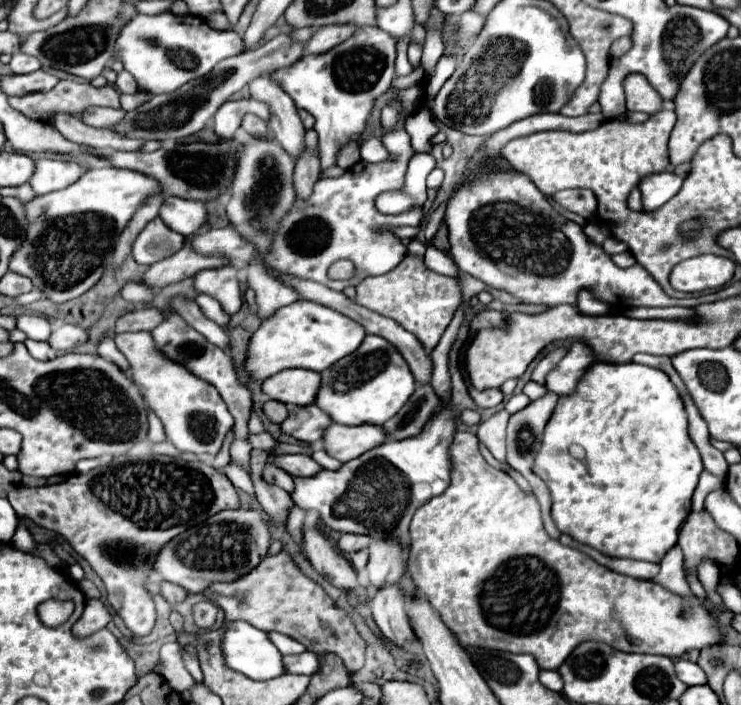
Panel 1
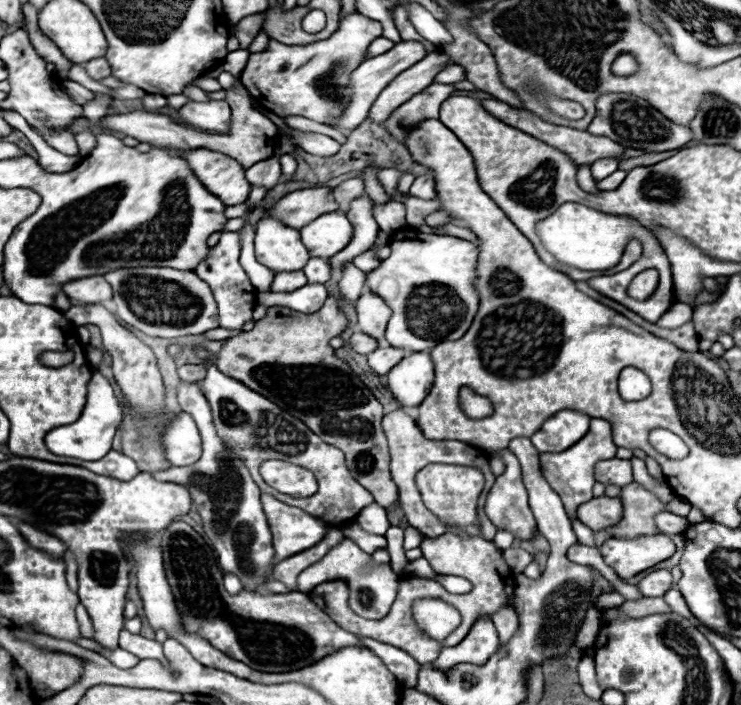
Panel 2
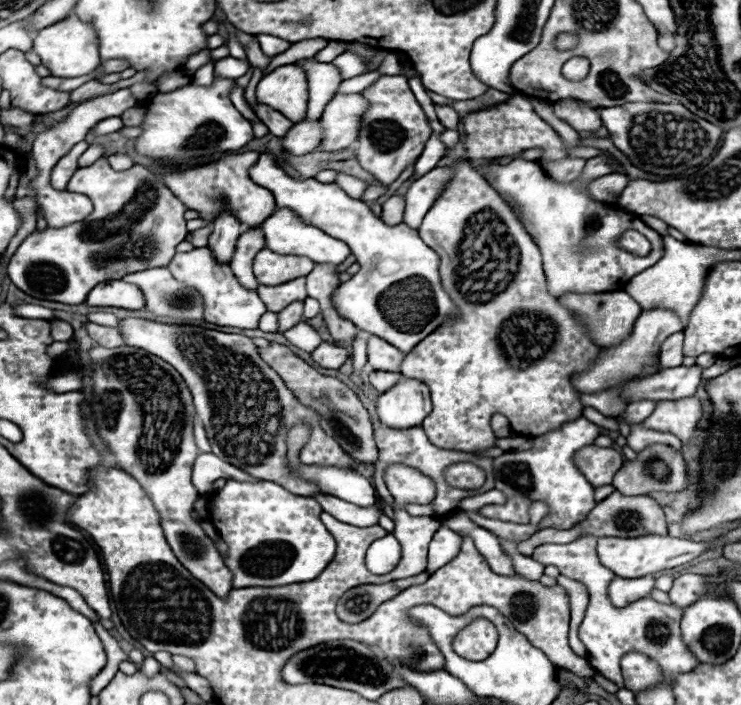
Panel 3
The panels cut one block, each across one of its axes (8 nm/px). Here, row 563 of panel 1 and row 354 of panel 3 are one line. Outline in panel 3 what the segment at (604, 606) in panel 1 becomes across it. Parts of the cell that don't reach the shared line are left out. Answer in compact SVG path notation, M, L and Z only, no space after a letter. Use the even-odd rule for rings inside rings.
M466 160L456 162L452 180L432 210L428 210L418 232L426 246L440 256L442 288L458 308L456 318L444 322L438 330L418 342L402 362L402 374L406 378L420 380L430 388L434 410L422 422L430 442L440 448L478 452L494 446L496 436L490 428L492 414L504 414L510 420L512 430L522 436L540 436L568 420L582 416L584 406L580 404L580 392L570 384L570 376L584 372L596 360L600 346L594 346L584 334L584 328L576 322L574 314L560 306L558 298L548 294L538 246L524 232L524 226L512 208L488 186L480 174L474 172ZM472 222L474 246L472 250L462 250L470 244L470 238L464 234L464 230Z

